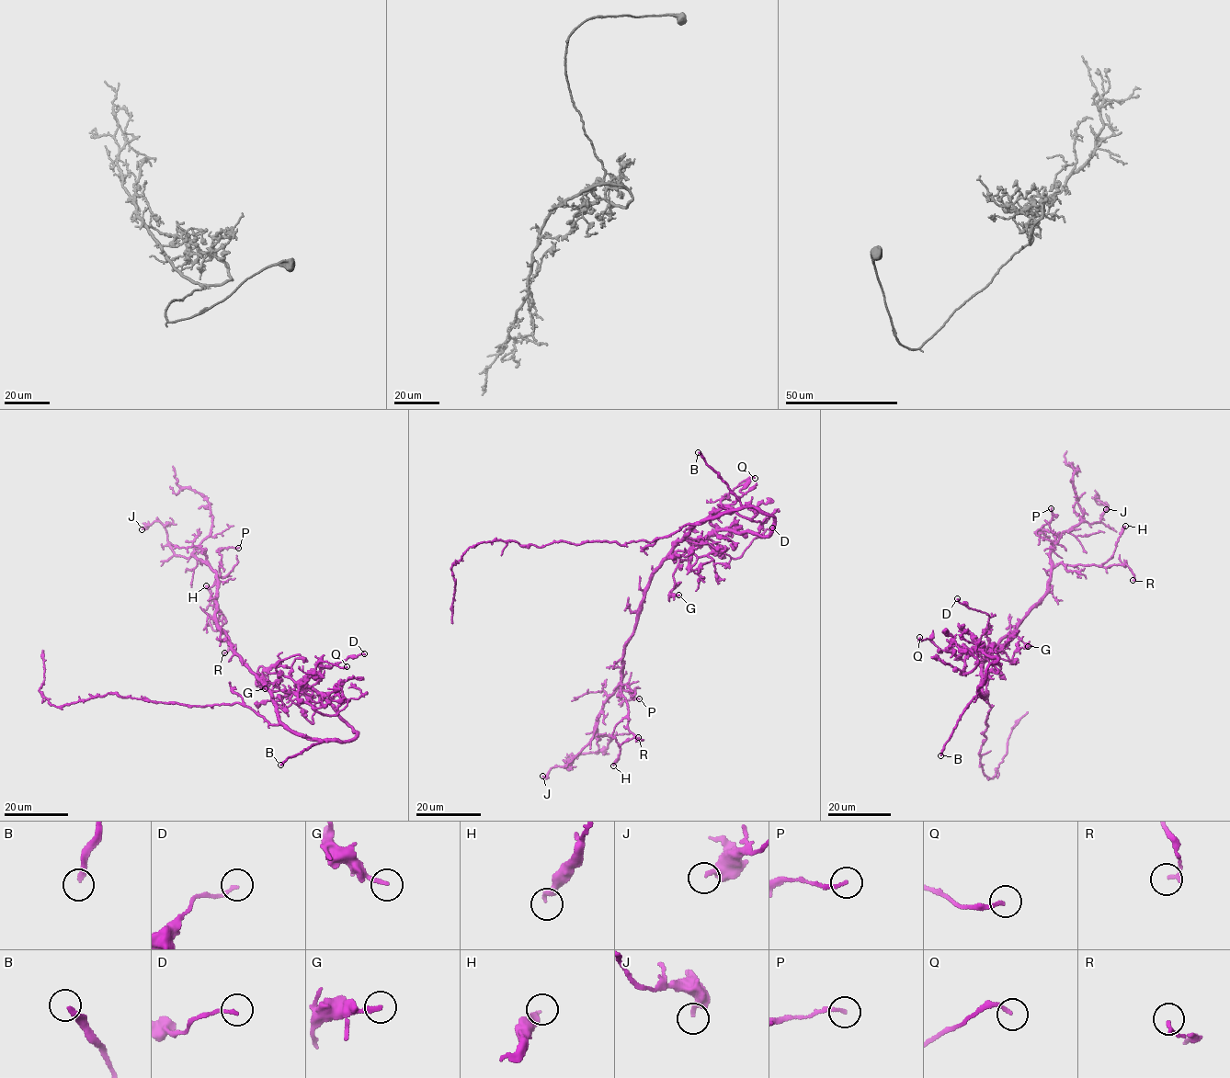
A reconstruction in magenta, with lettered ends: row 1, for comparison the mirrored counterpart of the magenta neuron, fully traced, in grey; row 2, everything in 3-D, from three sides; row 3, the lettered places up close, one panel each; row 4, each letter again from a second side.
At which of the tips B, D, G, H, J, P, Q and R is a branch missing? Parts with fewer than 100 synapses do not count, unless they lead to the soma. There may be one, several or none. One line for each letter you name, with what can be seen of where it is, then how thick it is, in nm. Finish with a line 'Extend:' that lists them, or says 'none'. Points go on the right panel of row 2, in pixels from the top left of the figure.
B: Place: (940, 755). Thickness 240 nm
Extend: B

